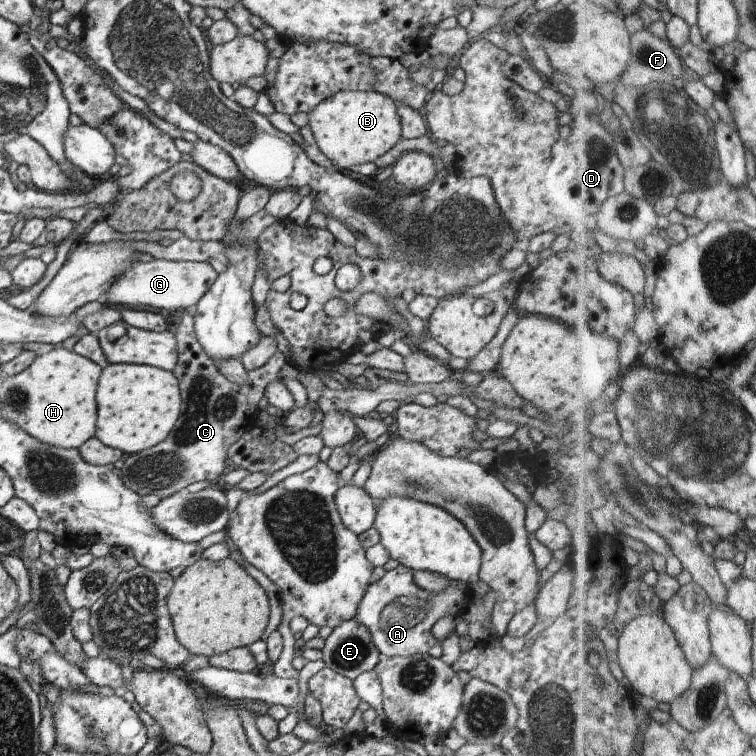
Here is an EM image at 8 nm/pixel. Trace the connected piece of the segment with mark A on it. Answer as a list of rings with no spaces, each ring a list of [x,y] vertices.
[[[398,565],[368,586],[353,619],[370,630],[380,657],[416,656],[418,653],[427,653],[437,642],[431,633],[434,624],[457,608],[464,607],[470,600],[467,584],[463,581],[448,579],[448,586],[444,590],[428,592],[414,582],[412,569]]]

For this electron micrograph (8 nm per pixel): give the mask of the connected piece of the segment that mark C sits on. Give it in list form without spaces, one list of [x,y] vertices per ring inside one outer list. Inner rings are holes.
[[[192,311],[178,314],[172,321],[177,340],[178,362],[173,374],[178,379],[182,406],[178,422],[162,442],[137,454],[124,456],[121,468],[124,484],[140,496],[154,494],[160,499],[167,498],[199,480],[218,481],[226,468],[228,449],[244,436],[244,432],[256,427],[260,400],[270,382],[281,378],[280,369],[287,362],[282,352],[276,349],[274,356],[256,370],[248,370],[248,382],[230,382],[210,362],[194,329]]]

